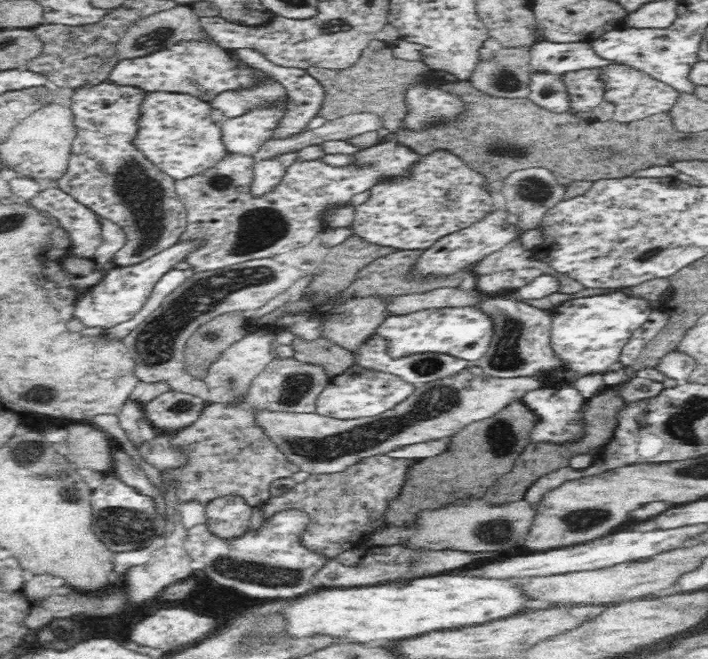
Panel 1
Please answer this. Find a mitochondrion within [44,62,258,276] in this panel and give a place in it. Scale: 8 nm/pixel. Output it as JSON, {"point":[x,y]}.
{"point":[140,191]}

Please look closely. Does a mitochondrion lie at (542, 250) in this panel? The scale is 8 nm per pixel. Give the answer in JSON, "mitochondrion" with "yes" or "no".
{"mitochondrion":"no"}

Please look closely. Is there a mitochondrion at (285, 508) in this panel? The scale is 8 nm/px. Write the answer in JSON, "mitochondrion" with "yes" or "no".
{"mitochondrion":"no"}

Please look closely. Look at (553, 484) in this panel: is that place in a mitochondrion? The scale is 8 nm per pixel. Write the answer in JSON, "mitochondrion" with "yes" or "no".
{"mitochondrion":"no"}

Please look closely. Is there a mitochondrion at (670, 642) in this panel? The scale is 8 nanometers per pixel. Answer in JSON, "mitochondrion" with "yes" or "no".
{"mitochondrion":"no"}

